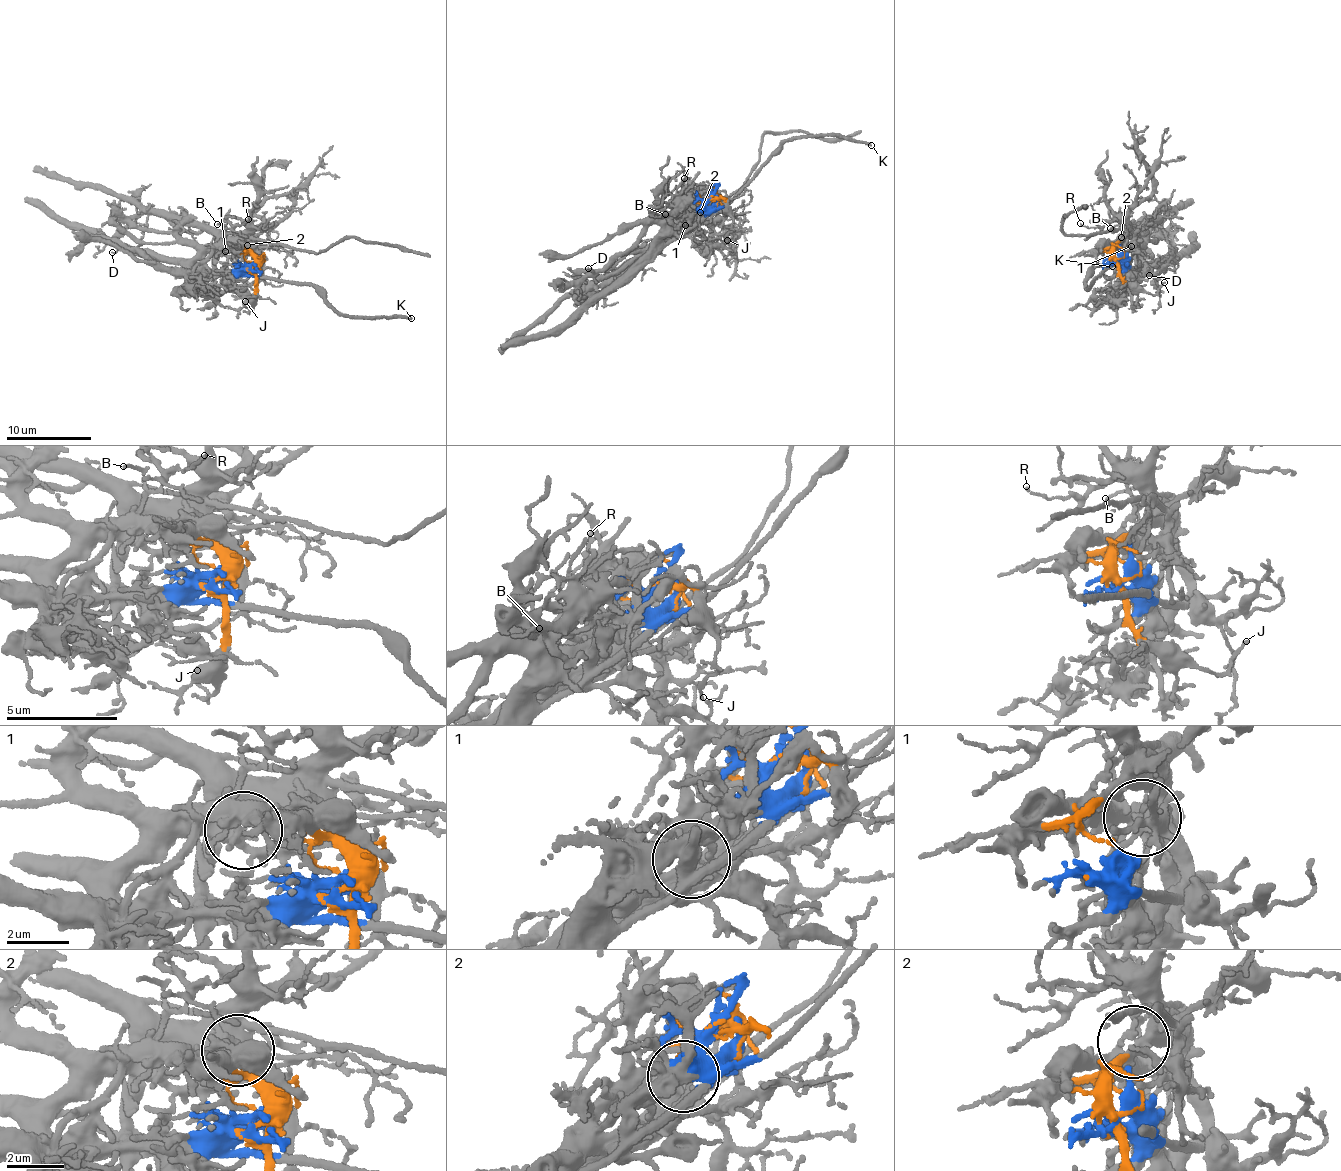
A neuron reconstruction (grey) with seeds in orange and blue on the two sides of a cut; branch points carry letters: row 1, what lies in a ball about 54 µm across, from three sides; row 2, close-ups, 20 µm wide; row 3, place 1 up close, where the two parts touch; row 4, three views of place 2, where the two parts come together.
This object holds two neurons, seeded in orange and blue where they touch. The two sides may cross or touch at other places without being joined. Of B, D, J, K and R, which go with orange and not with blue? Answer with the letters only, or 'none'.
J, R

